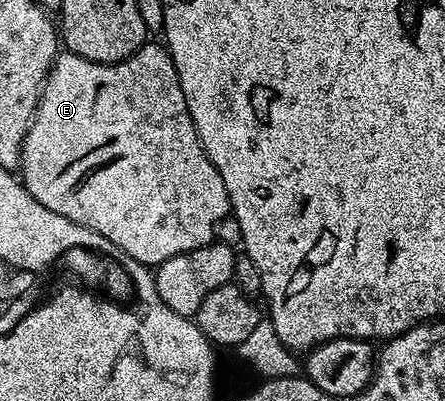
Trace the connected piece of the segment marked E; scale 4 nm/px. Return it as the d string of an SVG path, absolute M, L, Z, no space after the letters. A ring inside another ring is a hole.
M146 43L135 55L126 61L116 61L113 65L95 63L91 59L83 59L68 51L58 52L53 66L49 69L49 77L41 90L41 99L37 102L37 114L33 116L31 127L25 136L21 148L21 164L19 177L27 192L33 196L47 211L55 211L55 215L63 215L63 219L71 219L71 223L79 223L79 227L87 227L103 239L115 243L119 251L131 255L140 265L156 267L167 259L179 255L183 251L195 251L204 245L214 244L217 224L226 216L230 216L229 196L227 187L223 187L223 179L219 171L211 163L201 145L199 135L195 131L195 123L187 111L187 99L183 99L183 87L179 87L179 75L175 71L175 63L164 44Z

